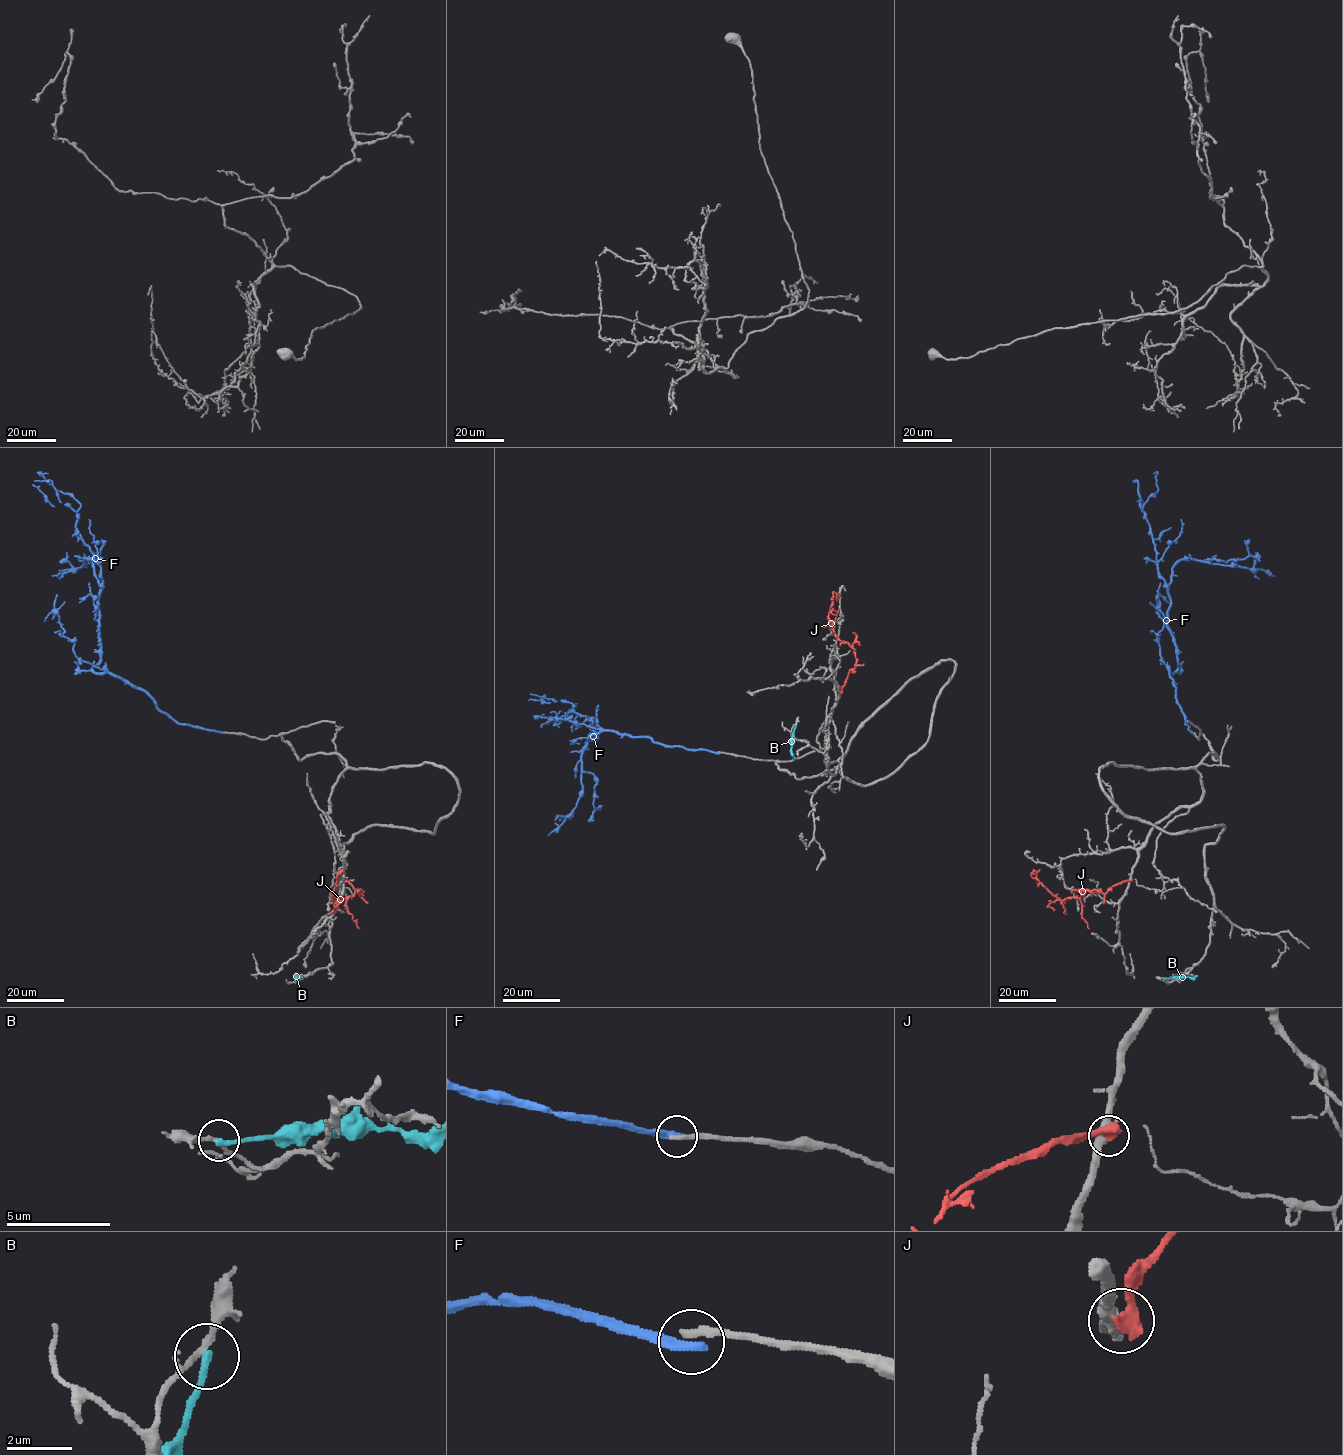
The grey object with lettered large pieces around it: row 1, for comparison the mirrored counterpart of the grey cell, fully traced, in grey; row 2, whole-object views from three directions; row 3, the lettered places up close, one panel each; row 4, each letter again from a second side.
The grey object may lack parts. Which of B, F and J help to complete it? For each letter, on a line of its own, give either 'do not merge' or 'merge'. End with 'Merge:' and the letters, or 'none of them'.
B: do not merge
F: do not merge
J: do not merge
Merge: none of them

